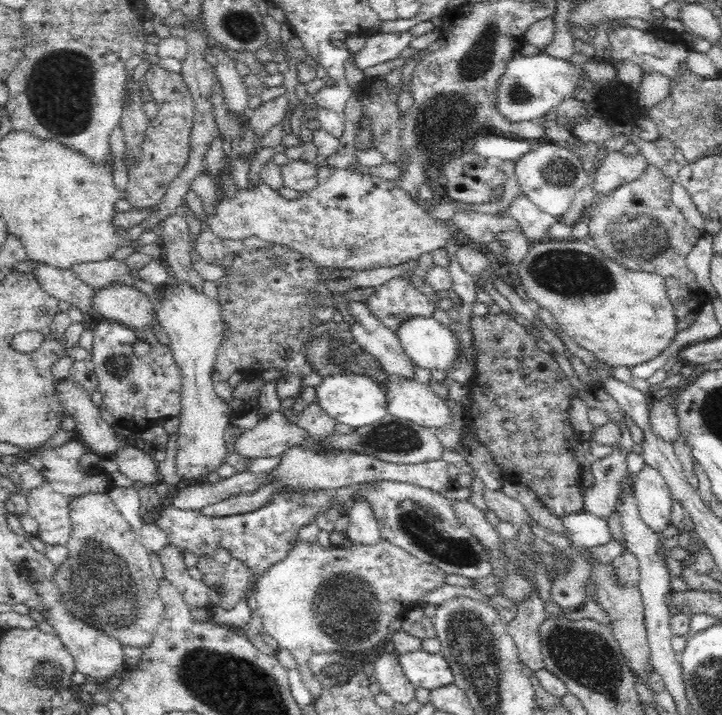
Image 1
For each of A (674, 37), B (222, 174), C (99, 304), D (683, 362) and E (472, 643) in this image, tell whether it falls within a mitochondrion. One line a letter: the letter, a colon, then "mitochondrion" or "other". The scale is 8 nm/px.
A: other
B: other
C: other
D: other
E: mitochondrion

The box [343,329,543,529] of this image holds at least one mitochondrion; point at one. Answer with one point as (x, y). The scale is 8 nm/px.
(392, 438)

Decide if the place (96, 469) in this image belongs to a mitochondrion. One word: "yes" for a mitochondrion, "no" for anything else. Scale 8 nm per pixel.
no

